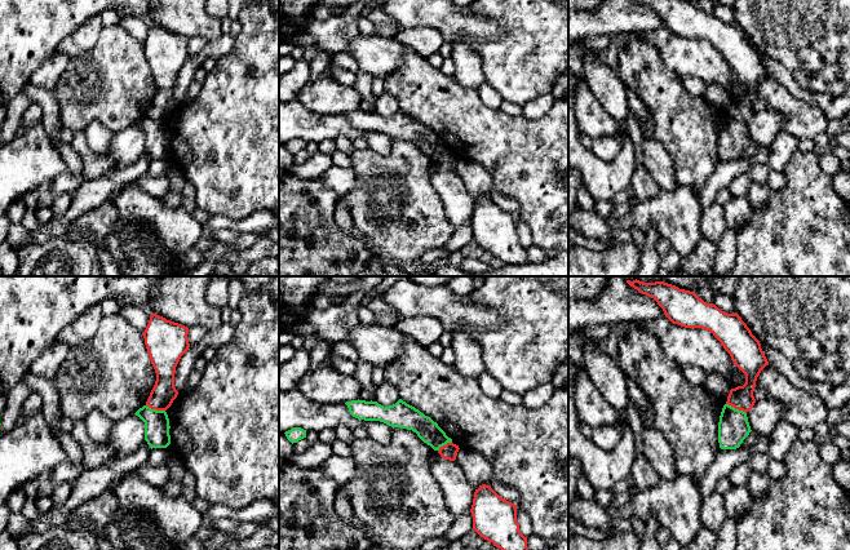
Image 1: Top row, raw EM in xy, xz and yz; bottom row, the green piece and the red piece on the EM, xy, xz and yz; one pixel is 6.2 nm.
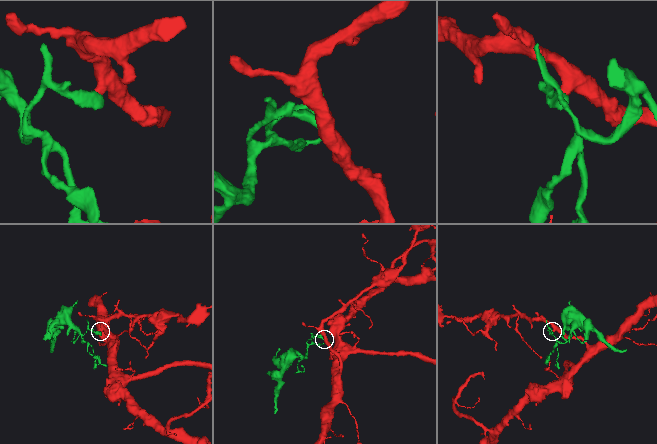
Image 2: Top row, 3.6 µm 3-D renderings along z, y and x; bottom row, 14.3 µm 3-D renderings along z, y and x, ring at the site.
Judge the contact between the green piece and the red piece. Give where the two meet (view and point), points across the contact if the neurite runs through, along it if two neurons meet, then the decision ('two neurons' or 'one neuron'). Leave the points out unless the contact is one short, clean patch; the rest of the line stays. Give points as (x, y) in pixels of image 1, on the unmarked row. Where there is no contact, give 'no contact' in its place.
meets green in yz at (736, 120); border along yz (726, 114), (746, 124); two neurons

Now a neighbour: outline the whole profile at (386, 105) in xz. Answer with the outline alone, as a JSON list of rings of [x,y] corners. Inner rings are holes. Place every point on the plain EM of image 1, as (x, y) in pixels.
[[[385,90],[380,97],[377,97],[375,111],[378,115],[389,117],[395,115],[399,110],[398,99],[391,93]]]

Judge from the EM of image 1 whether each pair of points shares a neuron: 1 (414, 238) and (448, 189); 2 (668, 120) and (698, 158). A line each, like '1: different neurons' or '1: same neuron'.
1: different neurons
2: same neuron

